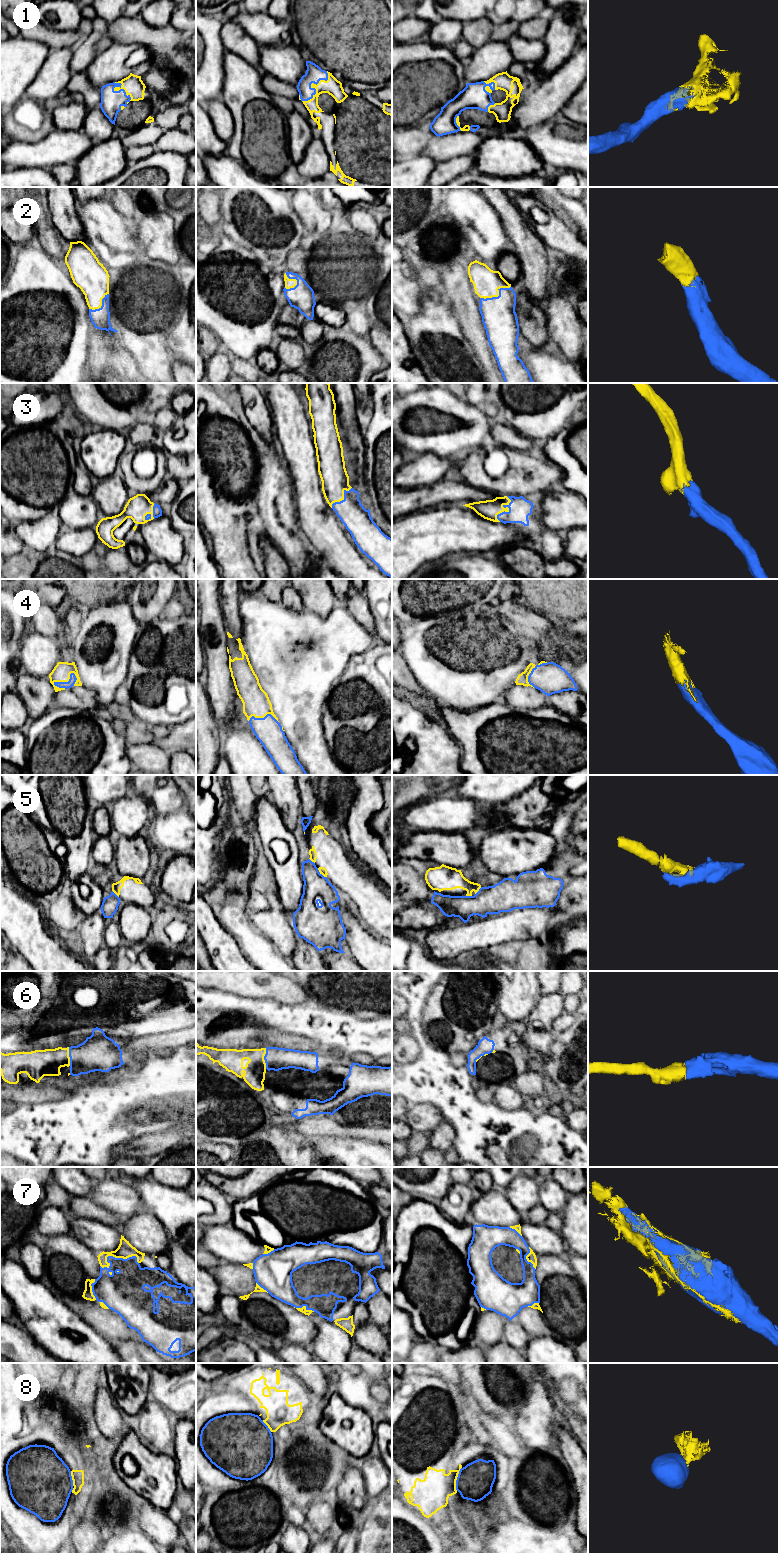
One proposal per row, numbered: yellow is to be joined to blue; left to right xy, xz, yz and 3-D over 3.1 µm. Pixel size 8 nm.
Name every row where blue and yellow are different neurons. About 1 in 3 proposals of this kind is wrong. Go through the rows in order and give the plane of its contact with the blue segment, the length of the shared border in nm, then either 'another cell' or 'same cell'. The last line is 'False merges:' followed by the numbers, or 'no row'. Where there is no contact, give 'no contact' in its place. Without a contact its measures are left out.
1: contact in xz; length 320 nm; same cell
2: contact in yz; length 260 nm; same cell
3: contact in yz; length 220 nm; same cell
4: contact in xy; length 200 nm; same cell
5: contact in xz; length 100 nm; another cell
6: contact in xz; length 170 nm; same cell
7: contact in xy; length 320 nm; same cell
8: contact in yz; length 200 nm; another cell
False merges: 5, 8

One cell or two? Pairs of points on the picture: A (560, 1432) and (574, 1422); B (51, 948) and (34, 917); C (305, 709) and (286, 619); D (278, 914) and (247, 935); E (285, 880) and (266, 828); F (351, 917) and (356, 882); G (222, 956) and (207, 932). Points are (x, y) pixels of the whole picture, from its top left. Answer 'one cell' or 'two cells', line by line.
A: two cells
B: one cell
C: one cell
D: two cells
E: one cell
F: two cells
G: one cell

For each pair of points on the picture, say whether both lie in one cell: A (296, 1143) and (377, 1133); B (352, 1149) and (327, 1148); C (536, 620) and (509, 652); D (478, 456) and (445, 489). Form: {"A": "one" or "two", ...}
{"A": "two", "B": "one", "C": "two", "D": "two"}

